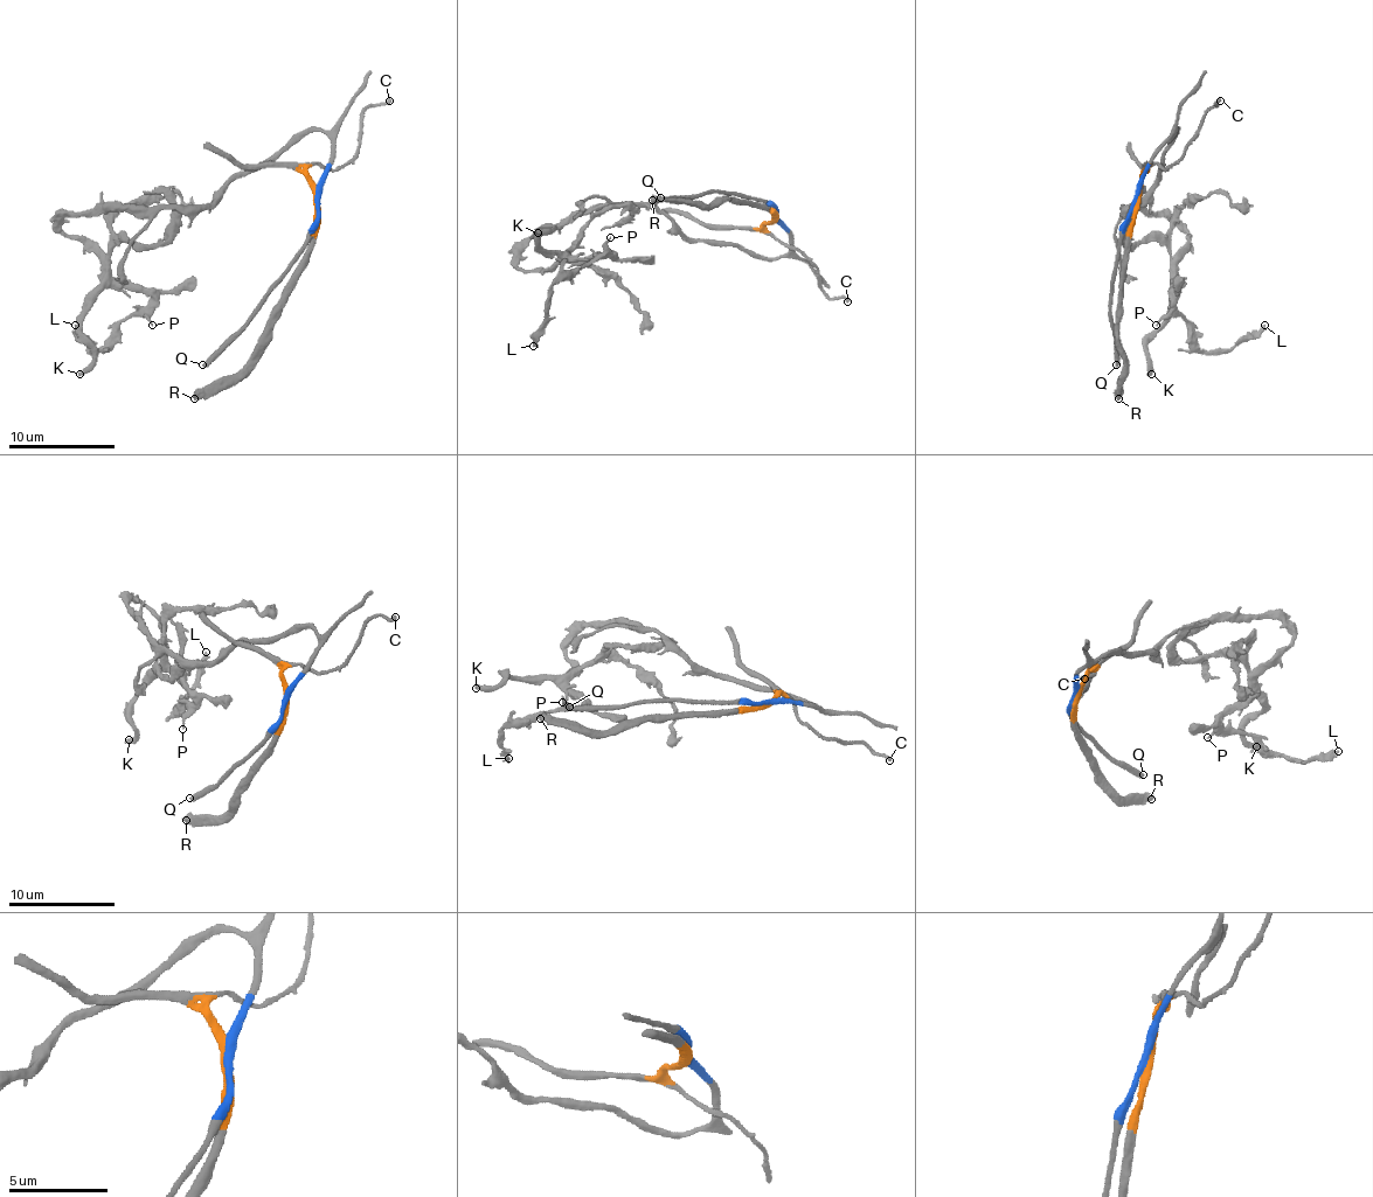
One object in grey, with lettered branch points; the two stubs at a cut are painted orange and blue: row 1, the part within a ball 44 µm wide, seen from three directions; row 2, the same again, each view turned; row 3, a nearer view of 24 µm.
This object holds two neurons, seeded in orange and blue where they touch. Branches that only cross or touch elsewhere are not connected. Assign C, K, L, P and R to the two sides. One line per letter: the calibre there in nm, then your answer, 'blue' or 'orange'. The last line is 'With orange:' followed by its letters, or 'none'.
C: 260 nm | orange
K: 360 nm | blue
L: 260 nm | blue
P: 130 nm | blue
R: 600 nm | orange
With orange: C, R

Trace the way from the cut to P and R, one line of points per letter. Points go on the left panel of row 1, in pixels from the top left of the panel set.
P: (318, 197), (332, 139), (299, 131), (161, 239), (122, 239), (109, 275), (148, 298), (151, 325)
R: (316, 197), (307, 264), (274, 325), (270, 340), (241, 369), (220, 377), (194, 398)

